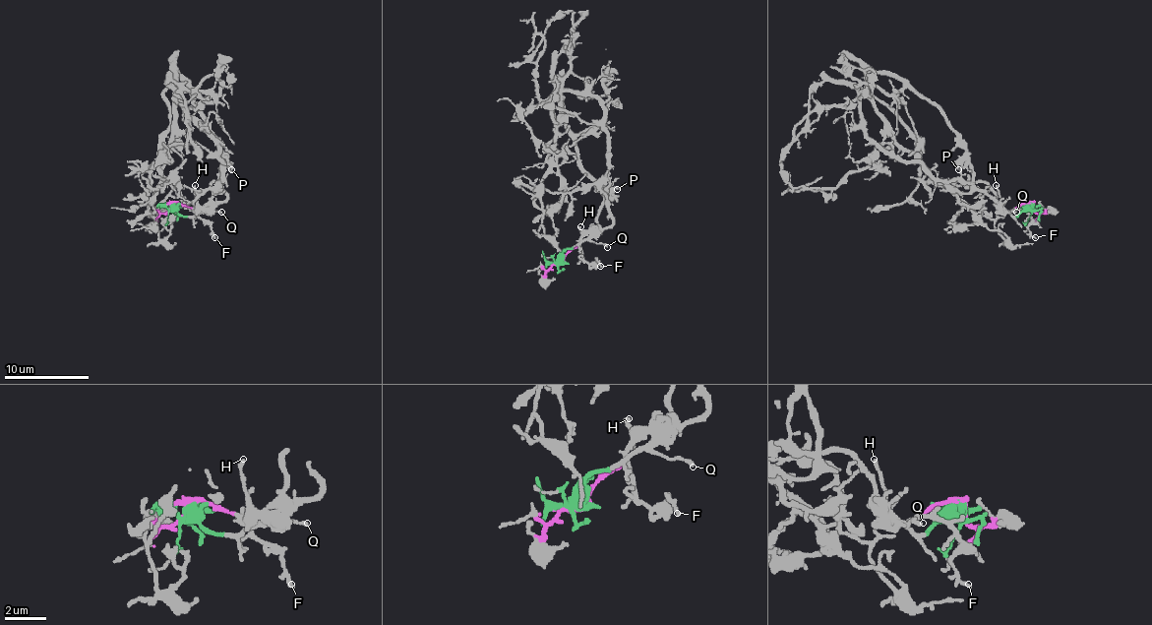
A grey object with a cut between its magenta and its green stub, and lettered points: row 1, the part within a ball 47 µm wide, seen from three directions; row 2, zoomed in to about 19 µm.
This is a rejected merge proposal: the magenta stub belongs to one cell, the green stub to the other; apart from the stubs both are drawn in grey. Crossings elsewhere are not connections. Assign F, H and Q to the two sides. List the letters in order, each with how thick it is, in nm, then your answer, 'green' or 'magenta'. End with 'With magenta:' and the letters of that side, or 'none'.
F: 180 nm thick; magenta
H: 140 nm thick; magenta
Q: 140 nm thick; green
With magenta: F, H

